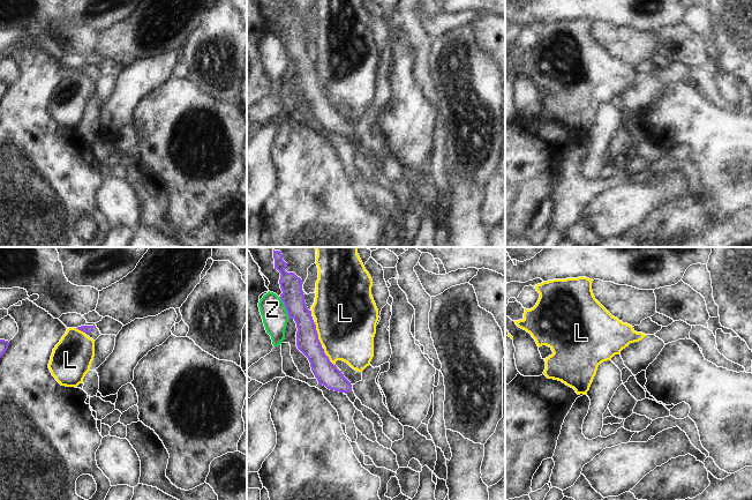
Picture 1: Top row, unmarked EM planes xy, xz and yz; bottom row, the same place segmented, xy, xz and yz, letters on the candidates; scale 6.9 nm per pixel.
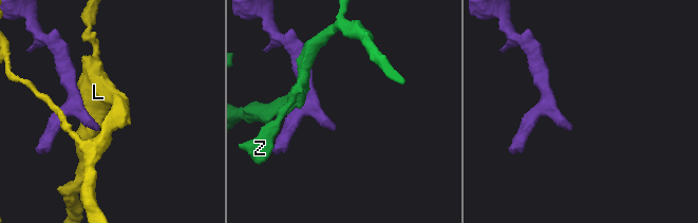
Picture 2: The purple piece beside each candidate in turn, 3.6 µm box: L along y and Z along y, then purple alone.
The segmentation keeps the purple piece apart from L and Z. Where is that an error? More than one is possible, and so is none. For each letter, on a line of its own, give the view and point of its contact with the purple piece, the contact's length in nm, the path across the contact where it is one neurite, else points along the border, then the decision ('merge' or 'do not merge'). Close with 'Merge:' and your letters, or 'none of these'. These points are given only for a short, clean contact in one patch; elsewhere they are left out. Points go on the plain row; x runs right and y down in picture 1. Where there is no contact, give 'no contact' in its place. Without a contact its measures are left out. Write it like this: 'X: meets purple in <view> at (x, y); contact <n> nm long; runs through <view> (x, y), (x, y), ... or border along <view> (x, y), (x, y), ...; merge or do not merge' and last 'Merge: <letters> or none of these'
L: meets purple in xz at (317, 75); contact 170 nm long; do not merge
Z: meets purple in xz at (285, 49); contact 170 nm long; do not merge
Merge: none of these

